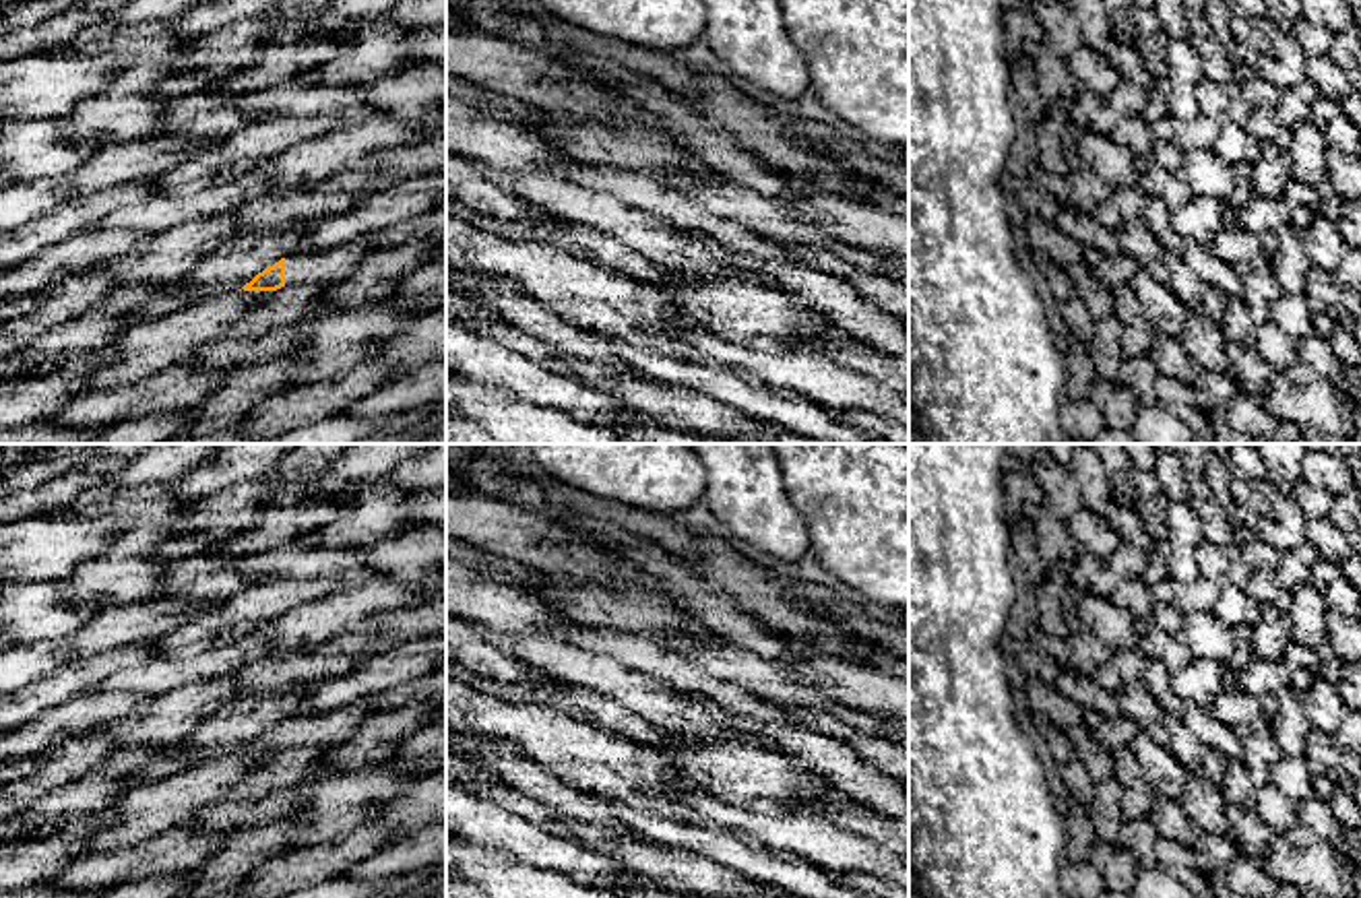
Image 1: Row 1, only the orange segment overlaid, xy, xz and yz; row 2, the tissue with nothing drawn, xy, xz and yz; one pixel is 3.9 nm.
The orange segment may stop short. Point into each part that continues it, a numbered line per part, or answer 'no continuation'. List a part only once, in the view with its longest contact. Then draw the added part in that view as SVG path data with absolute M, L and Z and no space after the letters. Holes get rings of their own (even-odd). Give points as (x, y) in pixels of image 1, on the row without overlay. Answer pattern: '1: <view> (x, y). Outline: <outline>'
1: xy (331, 727). Outline: M368 700L312 714L285 718L285 747L330 747L353 737L370 714L378 712Z

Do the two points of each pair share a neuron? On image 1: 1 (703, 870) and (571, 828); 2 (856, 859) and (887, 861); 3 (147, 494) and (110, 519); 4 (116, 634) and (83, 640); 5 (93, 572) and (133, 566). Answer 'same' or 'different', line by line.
1: same
2: same
3: same
4: same
5: same

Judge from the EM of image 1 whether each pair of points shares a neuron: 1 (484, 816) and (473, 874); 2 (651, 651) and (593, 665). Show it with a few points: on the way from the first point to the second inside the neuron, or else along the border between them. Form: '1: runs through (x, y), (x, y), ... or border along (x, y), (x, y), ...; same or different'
1: border along (467, 839), (496, 853); different
2: border along (571, 645), (612, 655), (659, 682); different

